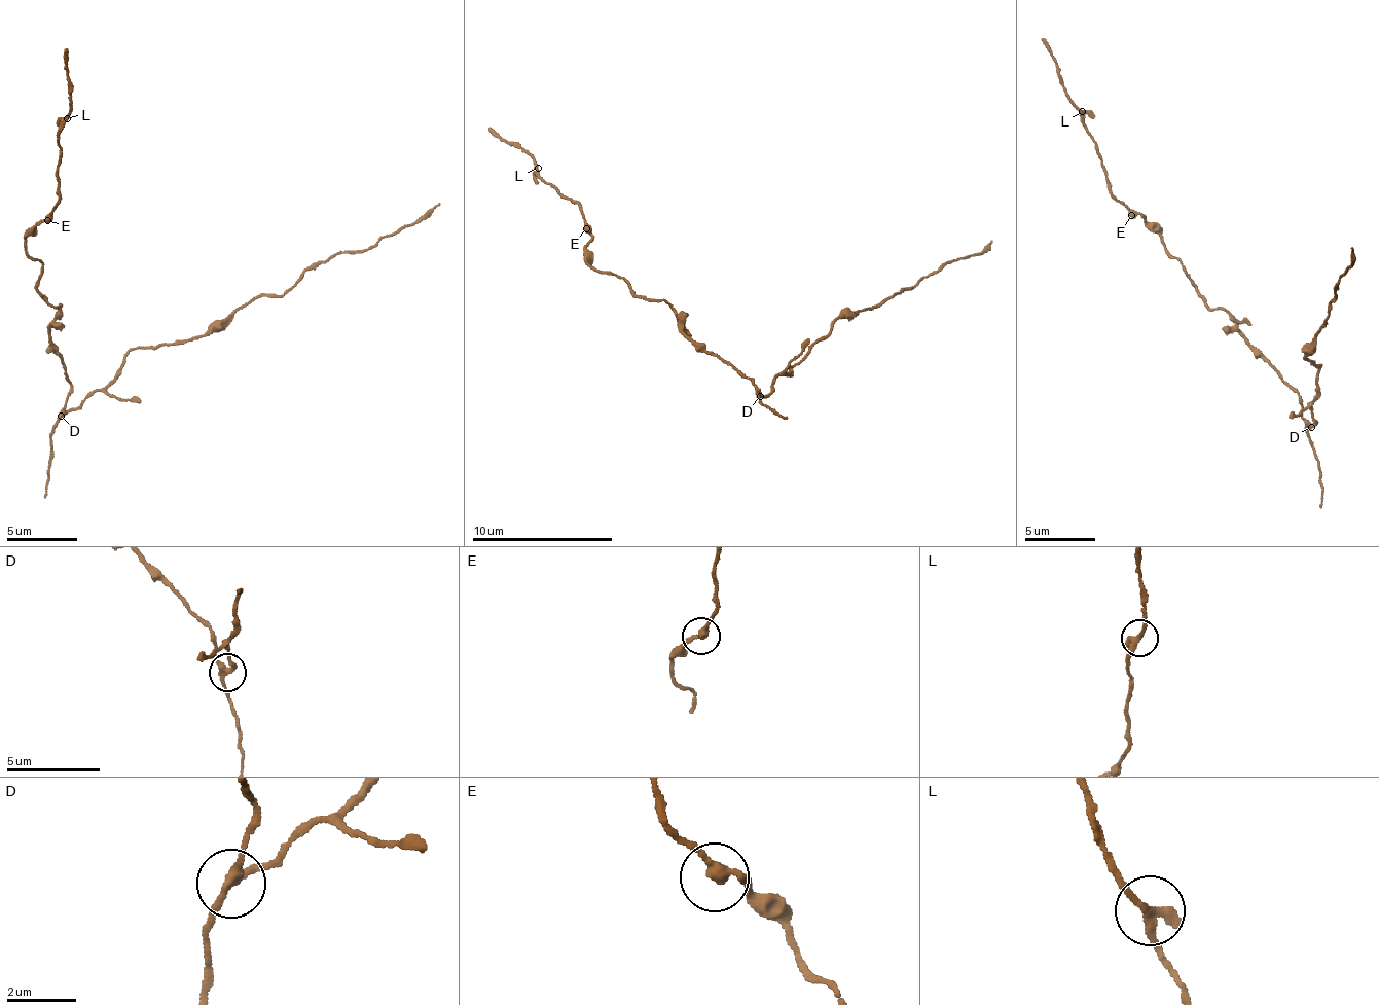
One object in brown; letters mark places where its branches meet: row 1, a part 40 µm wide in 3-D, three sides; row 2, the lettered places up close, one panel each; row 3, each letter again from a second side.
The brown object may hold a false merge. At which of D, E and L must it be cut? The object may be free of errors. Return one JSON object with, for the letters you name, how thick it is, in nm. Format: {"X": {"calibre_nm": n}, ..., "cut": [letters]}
{"D": {"calibre_nm": 240}, "cut": ["D"]}

